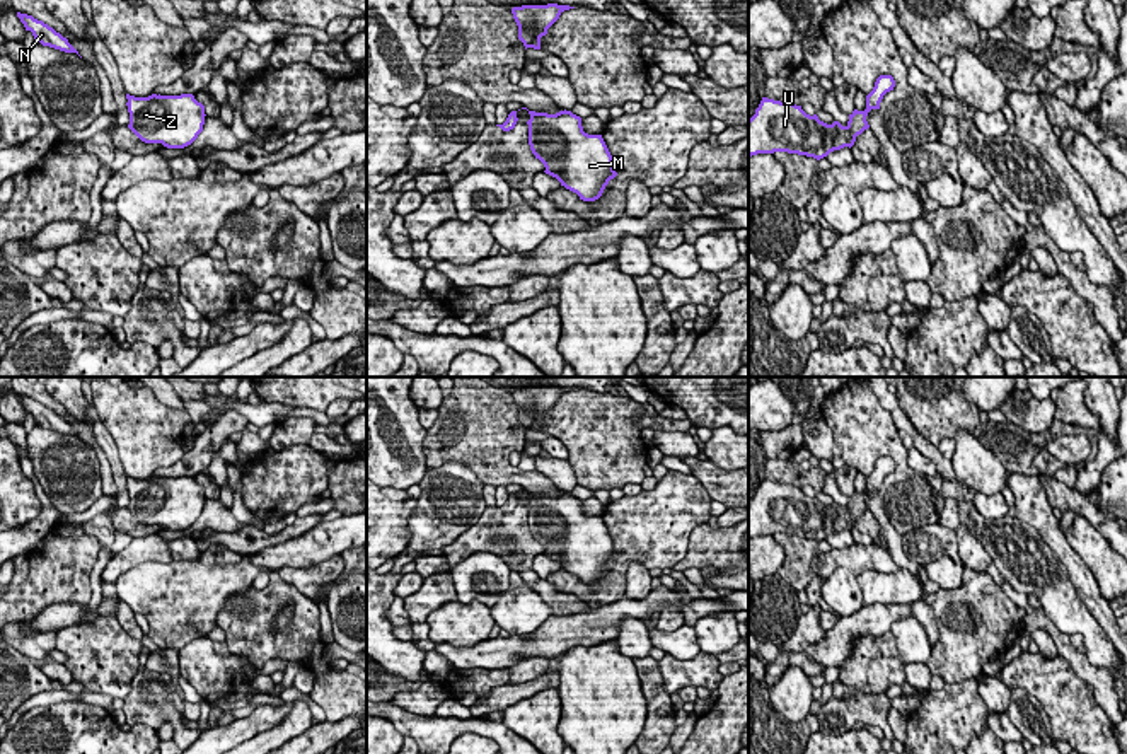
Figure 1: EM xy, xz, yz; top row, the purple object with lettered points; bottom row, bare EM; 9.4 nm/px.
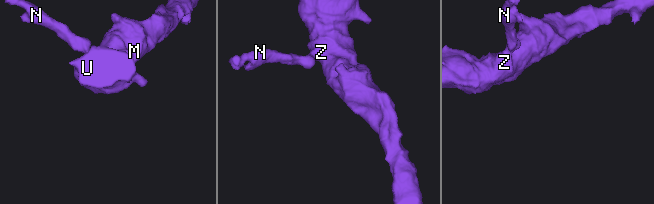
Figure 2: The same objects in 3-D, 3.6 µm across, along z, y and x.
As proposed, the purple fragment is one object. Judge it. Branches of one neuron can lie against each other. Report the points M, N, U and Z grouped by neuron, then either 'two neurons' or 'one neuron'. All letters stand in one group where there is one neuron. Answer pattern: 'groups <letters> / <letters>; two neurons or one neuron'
groups M N U Z; one neuron

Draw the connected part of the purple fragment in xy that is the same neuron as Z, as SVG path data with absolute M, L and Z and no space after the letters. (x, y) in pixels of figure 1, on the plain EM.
M126 476L128 510L145 525L184 531L203 513L205 488L193 476L135 479Z

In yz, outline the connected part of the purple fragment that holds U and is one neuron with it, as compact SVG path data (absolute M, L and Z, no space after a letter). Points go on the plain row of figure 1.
M880 457L866 478L866 491L854 491L846 508L839 503L827 507L793 484L762 479L755 496L748 502L748 539L788 534L820 542L834 532L851 531L856 519L870 510L868 495L880 491L883 478L893 469L892 457Z

